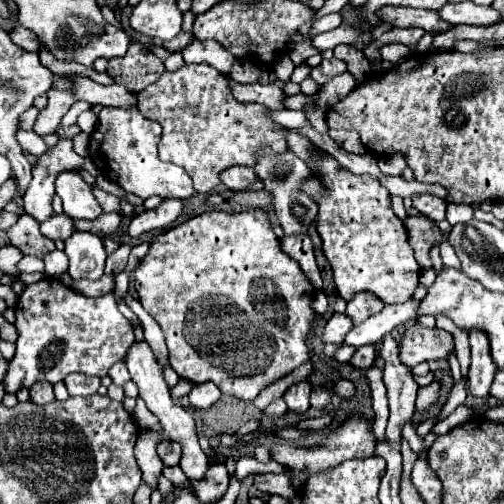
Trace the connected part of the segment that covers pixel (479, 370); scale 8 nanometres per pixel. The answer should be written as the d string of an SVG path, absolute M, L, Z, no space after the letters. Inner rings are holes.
M474 331L470 335L470 351L472 351L472 361L468 371L468 391L474 397L488 397L498 369L490 359L490 345L484 333Z

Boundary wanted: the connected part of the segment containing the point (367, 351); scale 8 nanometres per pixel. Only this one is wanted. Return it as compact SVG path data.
M366 345L366 347L356 349L354 357L350 359L350 365L354 365L354 367L372 367L374 357L376 357L376 347L374 345Z

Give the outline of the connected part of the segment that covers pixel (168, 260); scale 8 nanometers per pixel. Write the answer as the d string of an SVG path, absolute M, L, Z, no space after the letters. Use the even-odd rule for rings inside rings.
M248 209L242 213L224 213L224 211L208 211L202 213L198 217L192 217L164 233L160 233L152 243L150 243L150 251L148 255L140 261L140 265L134 271L134 283L136 283L136 293L138 293L138 301L142 303L142 307L158 321L158 325L164 331L166 337L166 345L170 351L170 367L182 377L188 379L192 383L206 383L212 381L222 393L234 395L246 403L254 401L258 397L258 391L262 391L264 387L272 385L274 381L290 375L296 367L304 365L306 361L310 361L310 349L306 345L308 333L314 325L314 309L312 309L312 301L316 295L314 285L310 285L310 281L306 279L306 275L302 275L302 269L298 267L298 263L294 259L290 259L282 249L280 249L280 241L272 231L272 223L268 219L268 213L262 209Z

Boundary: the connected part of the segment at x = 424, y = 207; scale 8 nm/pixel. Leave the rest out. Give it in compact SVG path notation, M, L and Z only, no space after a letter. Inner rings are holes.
M414 195L412 197L412 205L414 209L418 209L422 215L434 219L434 221L442 221L446 219L446 203L434 195Z

